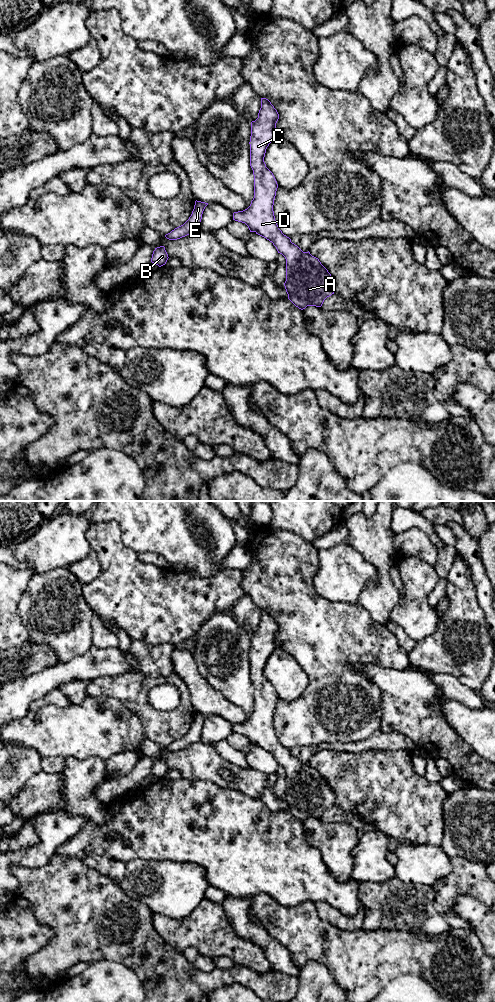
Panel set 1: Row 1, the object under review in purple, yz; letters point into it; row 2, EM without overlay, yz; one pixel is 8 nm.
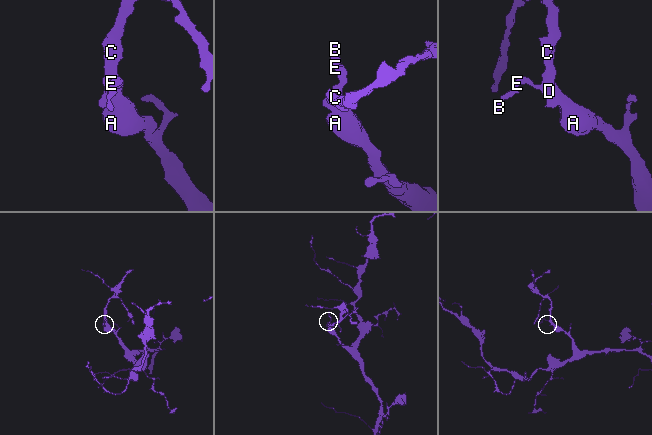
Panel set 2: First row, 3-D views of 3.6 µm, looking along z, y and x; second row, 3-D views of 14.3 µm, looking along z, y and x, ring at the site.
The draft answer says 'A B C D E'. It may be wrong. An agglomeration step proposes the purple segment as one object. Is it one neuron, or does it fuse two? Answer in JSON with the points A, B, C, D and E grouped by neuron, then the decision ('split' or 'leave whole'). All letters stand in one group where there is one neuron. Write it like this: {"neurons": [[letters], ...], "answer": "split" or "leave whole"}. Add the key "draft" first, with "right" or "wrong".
{"draft": "right", "neurons": [["A", "B", "C", "D", "E"]], "answer": "leave whole"}

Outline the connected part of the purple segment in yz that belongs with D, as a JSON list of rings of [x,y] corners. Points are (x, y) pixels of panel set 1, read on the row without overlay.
[[[261,610],[261,620],[258,630],[251,634],[250,648],[250,678],[254,687],[254,710],[250,718],[233,725],[233,732],[245,735],[250,744],[266,750],[276,759],[278,765],[286,771],[286,793],[284,795],[288,811],[299,821],[303,822],[307,818],[321,819],[324,812],[334,806],[335,793],[328,782],[321,776],[318,770],[312,768],[310,764],[303,764],[291,751],[284,747],[279,741],[275,732],[273,717],[278,700],[277,693],[273,685],[266,679],[264,669],[266,661],[275,649],[276,635],[279,626],[271,614],[266,610]]]

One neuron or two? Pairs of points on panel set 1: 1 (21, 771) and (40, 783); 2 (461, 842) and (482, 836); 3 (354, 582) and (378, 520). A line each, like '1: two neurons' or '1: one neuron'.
1: two neurons
2: one neuron
3: two neurons

